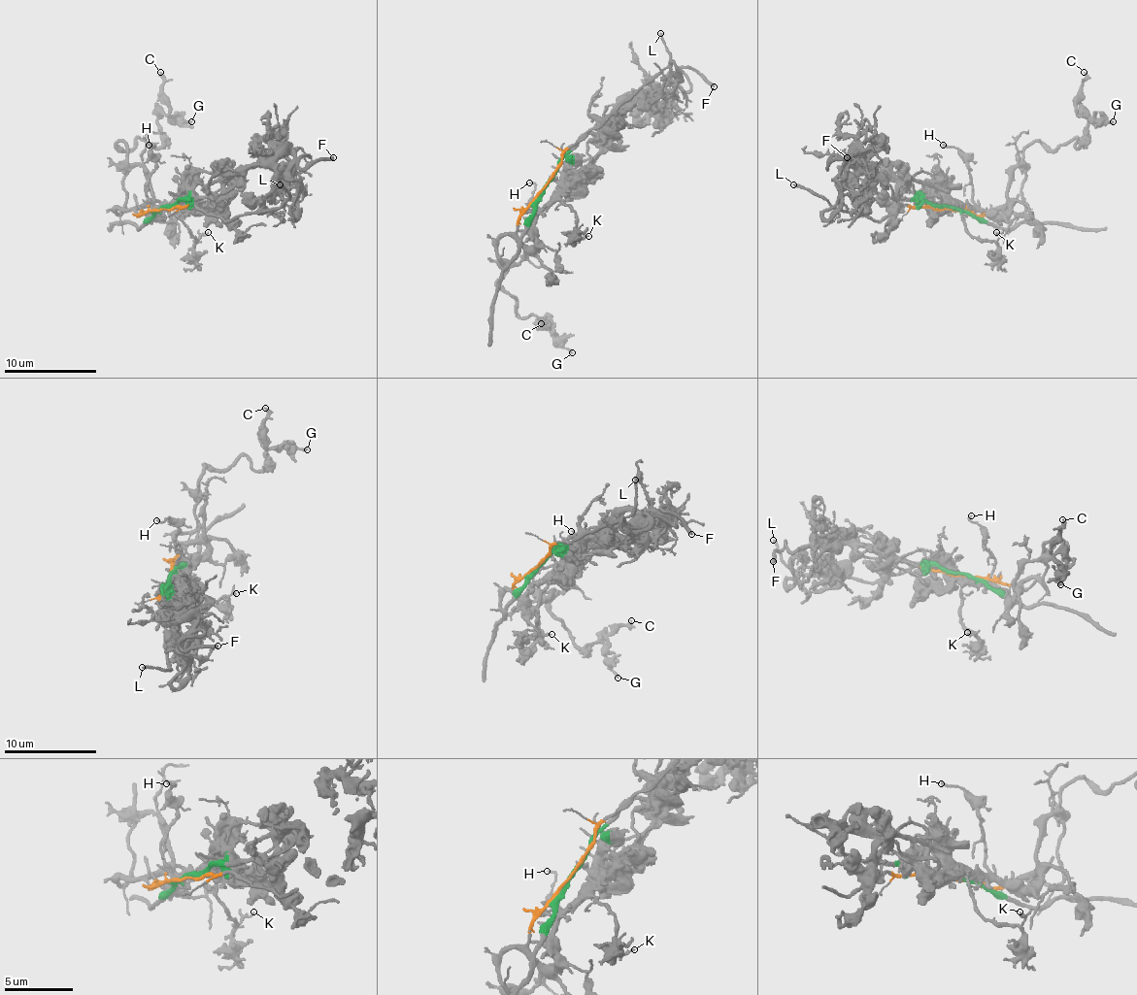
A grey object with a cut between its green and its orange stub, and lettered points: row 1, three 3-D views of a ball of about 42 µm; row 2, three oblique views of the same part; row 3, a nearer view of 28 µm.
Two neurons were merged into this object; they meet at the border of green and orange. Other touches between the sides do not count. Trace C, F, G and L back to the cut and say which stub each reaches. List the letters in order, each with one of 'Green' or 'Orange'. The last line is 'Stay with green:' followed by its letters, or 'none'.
C: Orange
F: Green
G: Orange
L: Orange
Stay with green: F

